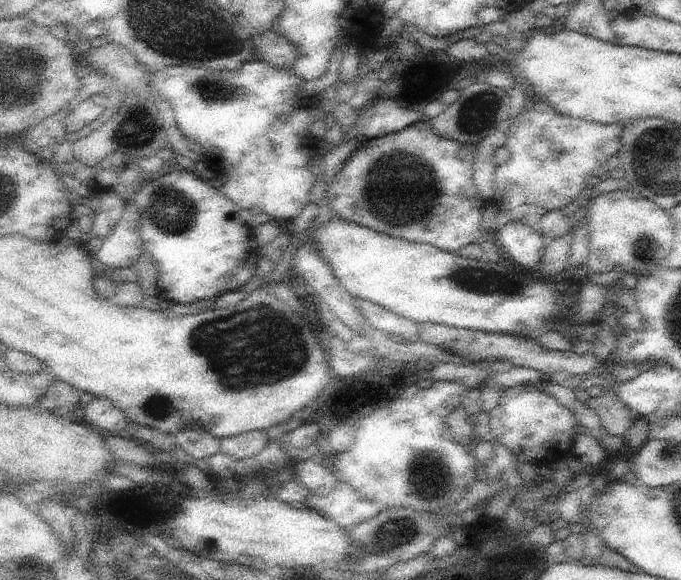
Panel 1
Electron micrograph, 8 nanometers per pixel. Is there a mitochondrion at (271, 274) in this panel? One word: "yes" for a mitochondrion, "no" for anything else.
no

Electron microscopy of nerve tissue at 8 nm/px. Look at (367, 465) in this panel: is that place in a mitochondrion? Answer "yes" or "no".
no

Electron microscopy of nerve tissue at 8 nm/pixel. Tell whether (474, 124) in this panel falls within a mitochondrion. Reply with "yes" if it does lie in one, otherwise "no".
yes

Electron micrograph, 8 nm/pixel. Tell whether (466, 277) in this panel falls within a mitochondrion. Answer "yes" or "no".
yes

